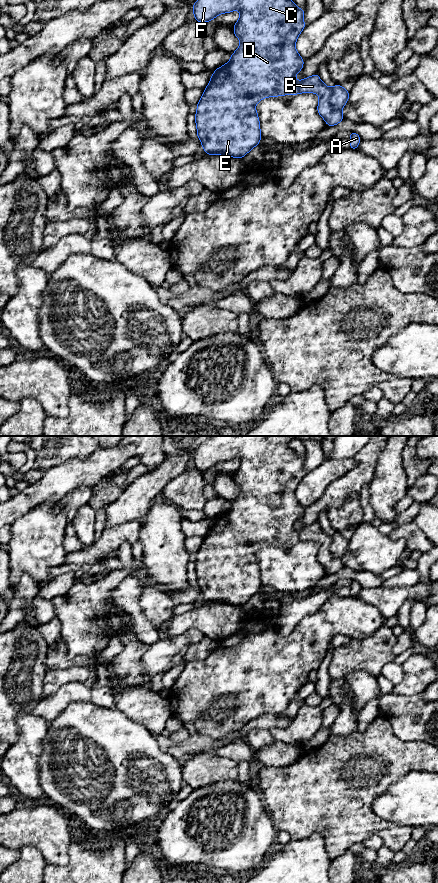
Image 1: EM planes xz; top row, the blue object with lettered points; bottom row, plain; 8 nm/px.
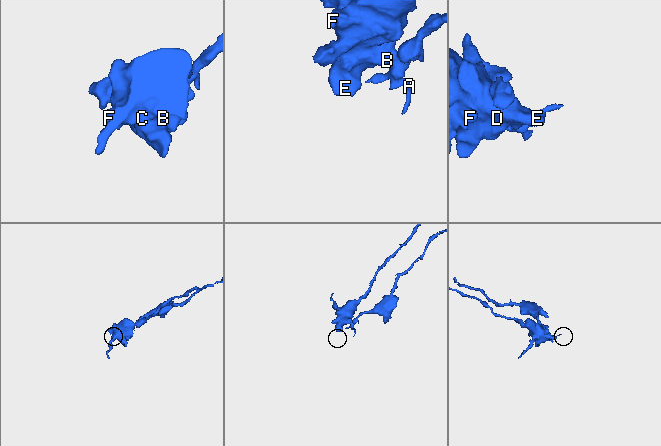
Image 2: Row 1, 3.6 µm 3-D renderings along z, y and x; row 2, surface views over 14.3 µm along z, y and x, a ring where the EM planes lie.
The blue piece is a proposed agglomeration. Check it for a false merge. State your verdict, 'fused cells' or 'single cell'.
fused cells

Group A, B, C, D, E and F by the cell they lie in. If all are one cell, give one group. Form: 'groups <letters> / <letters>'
groups A / B C D E F

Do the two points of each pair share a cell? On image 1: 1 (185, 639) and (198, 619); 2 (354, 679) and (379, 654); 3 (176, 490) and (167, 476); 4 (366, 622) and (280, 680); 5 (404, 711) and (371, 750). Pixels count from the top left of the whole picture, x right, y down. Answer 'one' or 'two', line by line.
1: two
2: two
3: two
4: one
5: two

